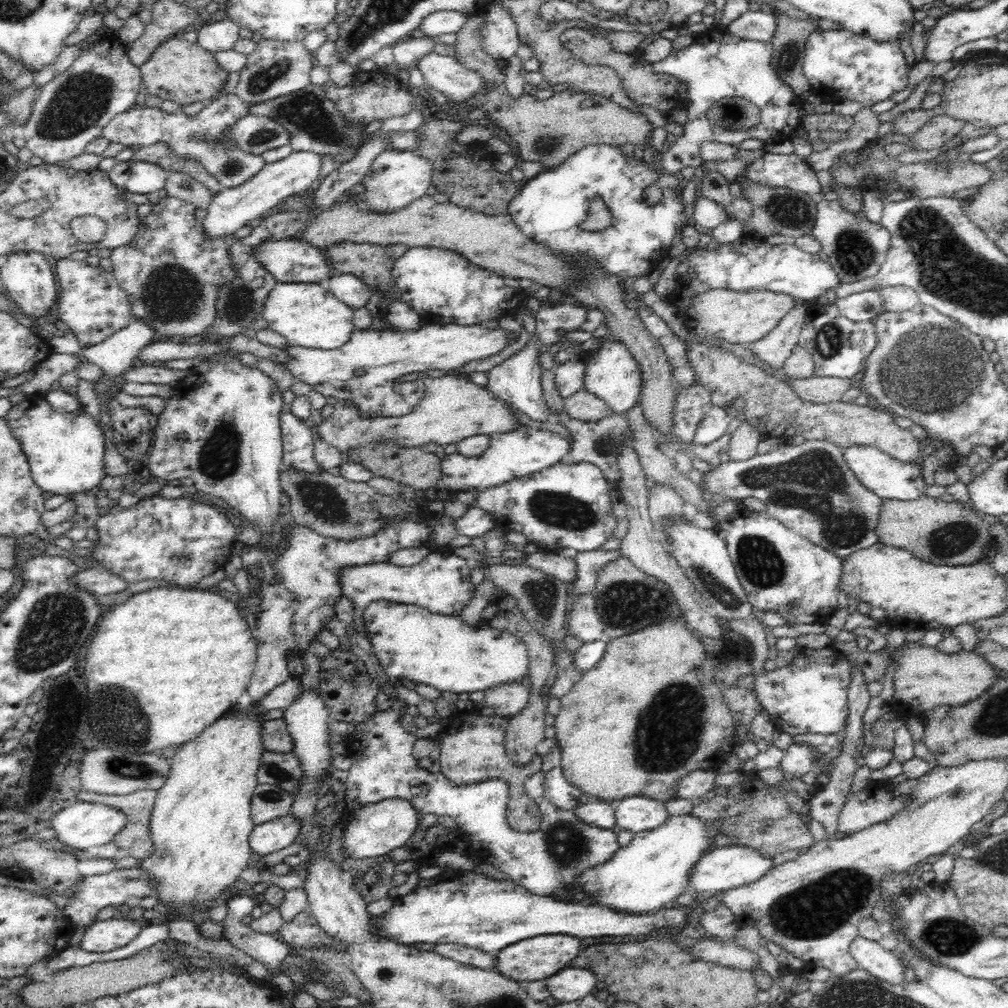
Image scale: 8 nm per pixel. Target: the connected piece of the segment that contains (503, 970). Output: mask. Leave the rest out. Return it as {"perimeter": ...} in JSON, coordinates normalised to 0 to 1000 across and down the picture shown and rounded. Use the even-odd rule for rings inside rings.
{"perimeter":[[[542,927],[524,931],[520,935],[512,935],[510,938],[502,938],[492,946],[493,954],[490,961],[501,970],[522,976],[532,972],[541,972],[571,951],[573,944],[576,944],[577,933],[562,927]]]}

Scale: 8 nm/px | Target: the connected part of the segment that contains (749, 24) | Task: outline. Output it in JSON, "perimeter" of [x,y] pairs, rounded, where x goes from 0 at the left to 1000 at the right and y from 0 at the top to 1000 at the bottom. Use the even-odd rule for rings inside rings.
{"perimeter":[[[742,10],[722,24],[719,32],[742,41],[766,43],[770,28],[770,17],[767,14]]]}

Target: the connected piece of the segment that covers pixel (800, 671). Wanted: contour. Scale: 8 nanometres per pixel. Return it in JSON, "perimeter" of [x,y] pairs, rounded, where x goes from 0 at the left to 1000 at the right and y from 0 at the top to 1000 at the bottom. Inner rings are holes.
{"perimeter":[[[826,641],[813,644],[797,642],[792,644],[786,657],[764,666],[757,666],[747,677],[748,688],[758,705],[764,710],[771,725],[782,728],[829,728],[839,719],[841,714],[841,681],[845,675],[845,658],[839,649],[834,649]]]}

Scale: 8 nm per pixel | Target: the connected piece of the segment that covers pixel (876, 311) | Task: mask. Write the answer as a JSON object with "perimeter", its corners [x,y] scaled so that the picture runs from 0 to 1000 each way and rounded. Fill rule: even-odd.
{"perimeter":[[[866,288],[850,289],[830,296],[828,302],[833,312],[845,319],[867,319],[868,315],[878,309],[871,289]]]}

